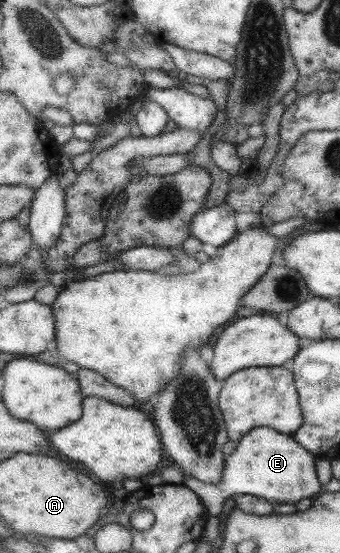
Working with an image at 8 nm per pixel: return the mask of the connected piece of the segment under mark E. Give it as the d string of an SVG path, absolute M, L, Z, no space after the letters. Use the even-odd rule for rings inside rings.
M269 427L253 428L237 442L237 448L224 458L221 480L216 485L205 484L187 474L184 474L182 484L201 499L207 516L214 516L225 499L236 494L251 494L265 500L275 500L276 504L296 503L323 490L315 475L315 456L301 448L291 436Z

